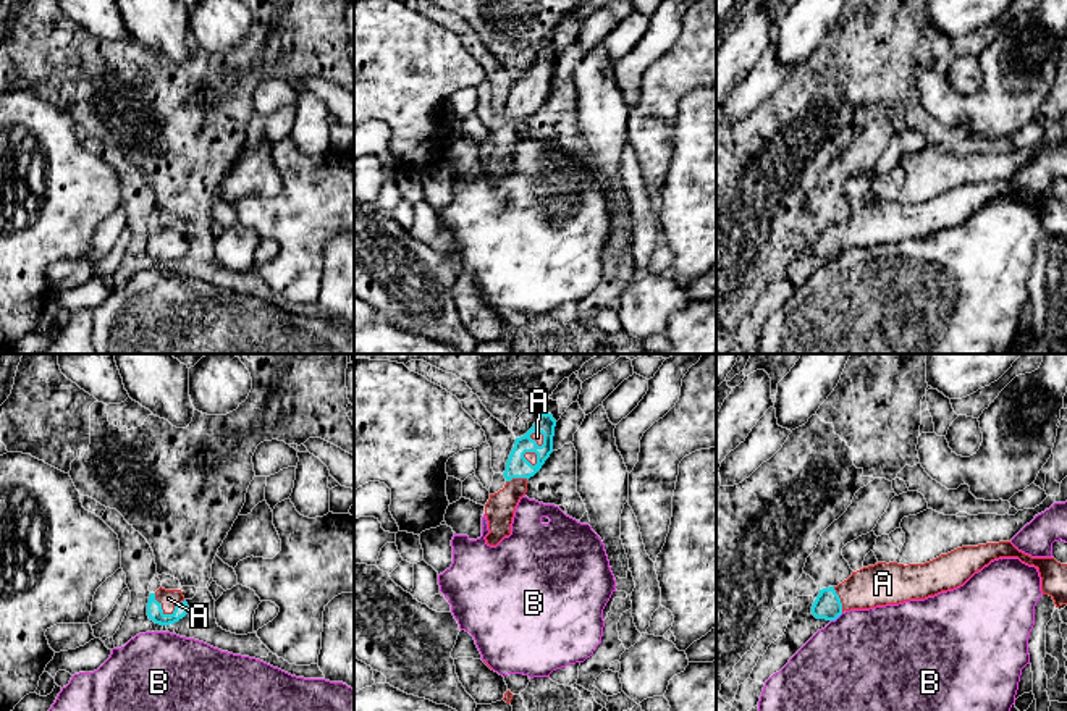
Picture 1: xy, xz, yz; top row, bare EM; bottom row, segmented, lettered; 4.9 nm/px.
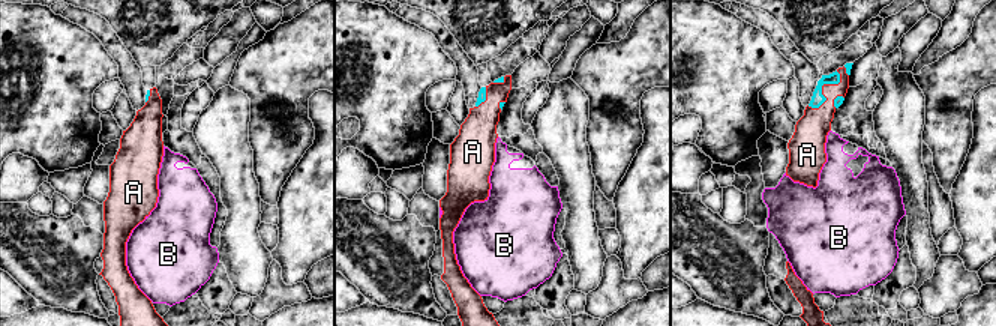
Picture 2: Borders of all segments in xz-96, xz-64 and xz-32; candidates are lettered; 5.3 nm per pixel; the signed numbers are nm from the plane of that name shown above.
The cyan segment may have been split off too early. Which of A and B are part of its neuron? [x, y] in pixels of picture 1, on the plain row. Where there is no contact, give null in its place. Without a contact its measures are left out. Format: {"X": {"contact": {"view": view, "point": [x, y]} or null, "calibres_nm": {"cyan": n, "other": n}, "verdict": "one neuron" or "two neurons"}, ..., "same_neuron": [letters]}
{"A": {"contact": {"view": "xy", "point": [167, 252]}, "calibres_nm": {"cyan": 80, "other": 90}, "verdict": "one neuron"}, "B": {"contact": {"view": "yz", "point": [836, 256]}, "calibres_nm": {"cyan": 130, "other": 500}, "verdict": "two neurons"}, "same_neuron": ["A"]}

